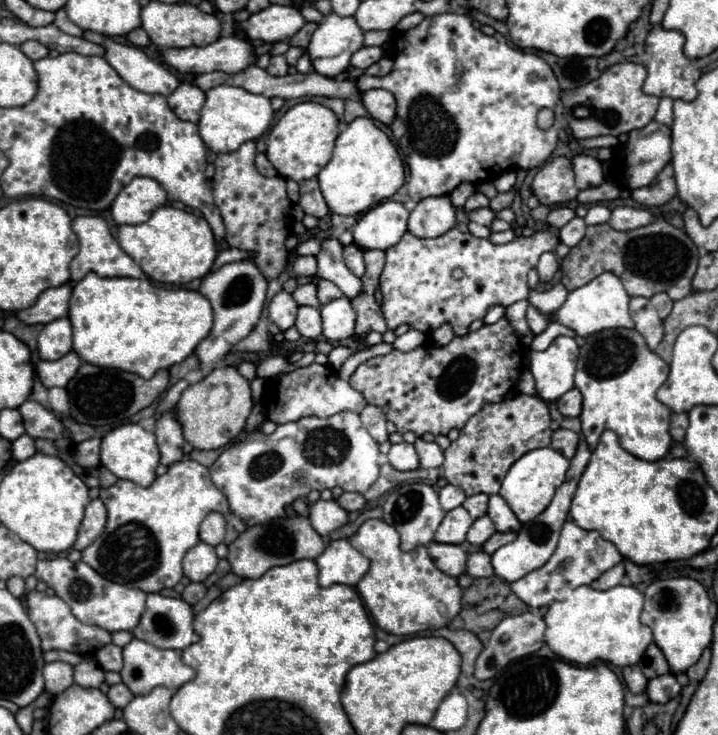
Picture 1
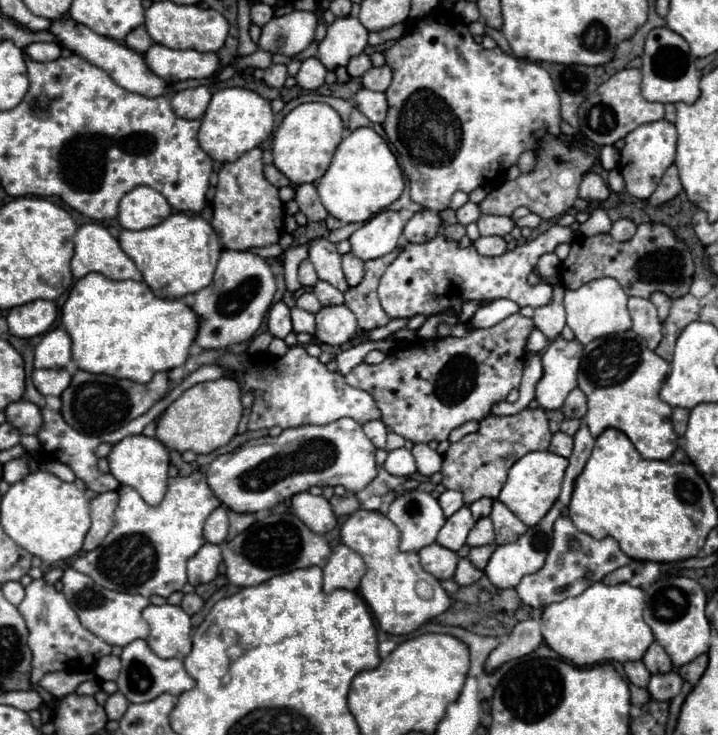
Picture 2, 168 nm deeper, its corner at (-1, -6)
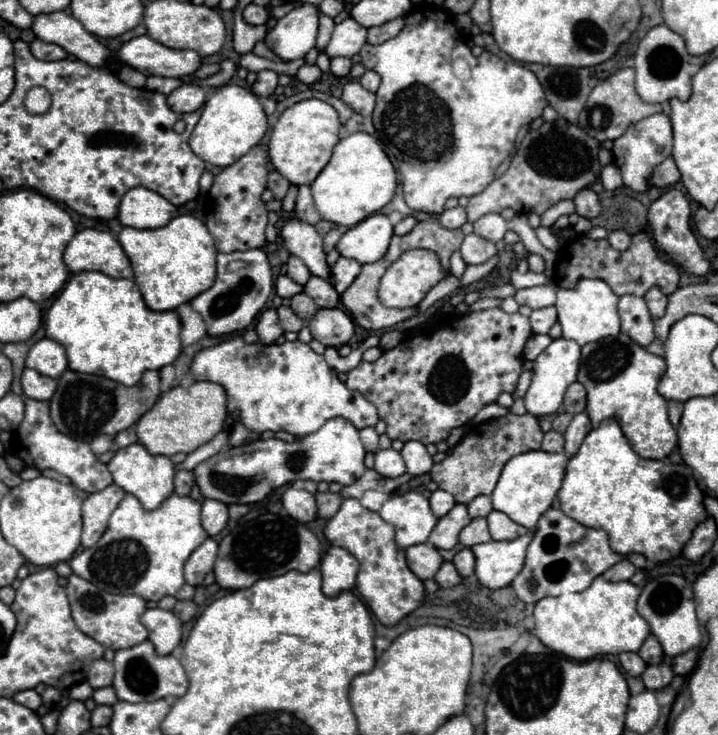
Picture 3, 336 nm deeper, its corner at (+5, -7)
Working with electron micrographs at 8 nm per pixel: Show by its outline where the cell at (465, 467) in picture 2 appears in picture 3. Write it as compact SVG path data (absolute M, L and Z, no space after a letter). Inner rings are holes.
M508 413L506 417L488 421L484 425L478 425L472 429L448 455L442 463L436 463L430 471L432 481L438 483L440 489L454 495L456 503L470 503L478 495L490 495L498 483L500 471L506 465L506 461L514 455L540 449L542 445L542 429L538 423L538 417L526 413L526 415L514 415Z

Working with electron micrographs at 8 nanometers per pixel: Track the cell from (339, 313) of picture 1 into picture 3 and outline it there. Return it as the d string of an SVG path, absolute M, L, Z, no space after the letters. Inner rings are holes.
M318 309L308 321L308 329L316 341L326 347L342 347L354 335L354 321L344 309Z

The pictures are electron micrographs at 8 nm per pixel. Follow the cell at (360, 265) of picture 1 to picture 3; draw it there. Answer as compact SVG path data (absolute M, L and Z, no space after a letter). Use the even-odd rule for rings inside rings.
M340 257L332 267L336 291L344 293L350 287L350 283L358 277L358 273L360 273L360 263L356 263L354 259L348 259L348 257Z

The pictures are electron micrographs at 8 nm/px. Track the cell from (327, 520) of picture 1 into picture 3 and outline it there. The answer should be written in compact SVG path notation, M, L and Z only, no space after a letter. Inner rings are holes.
M288 487L282 495L282 505L286 509L288 515L292 515L292 519L300 521L300 523L310 523L316 519L318 515L318 507L316 507L316 499L312 493L308 493L306 489L296 489L296 487Z

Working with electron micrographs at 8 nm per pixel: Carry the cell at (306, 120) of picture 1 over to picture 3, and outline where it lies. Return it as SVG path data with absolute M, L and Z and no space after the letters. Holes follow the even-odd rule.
M306 99L294 103L280 115L278 123L272 129L268 143L270 163L292 185L310 185L324 169L324 165L330 161L332 149L338 143L338 131L340 131L340 121L332 105L320 99Z

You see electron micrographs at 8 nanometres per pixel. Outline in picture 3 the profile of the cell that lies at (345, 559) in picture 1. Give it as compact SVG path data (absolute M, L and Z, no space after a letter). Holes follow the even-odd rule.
M330 547L320 563L320 573L322 573L322 593L334 597L340 591L354 589L358 561L346 549Z

